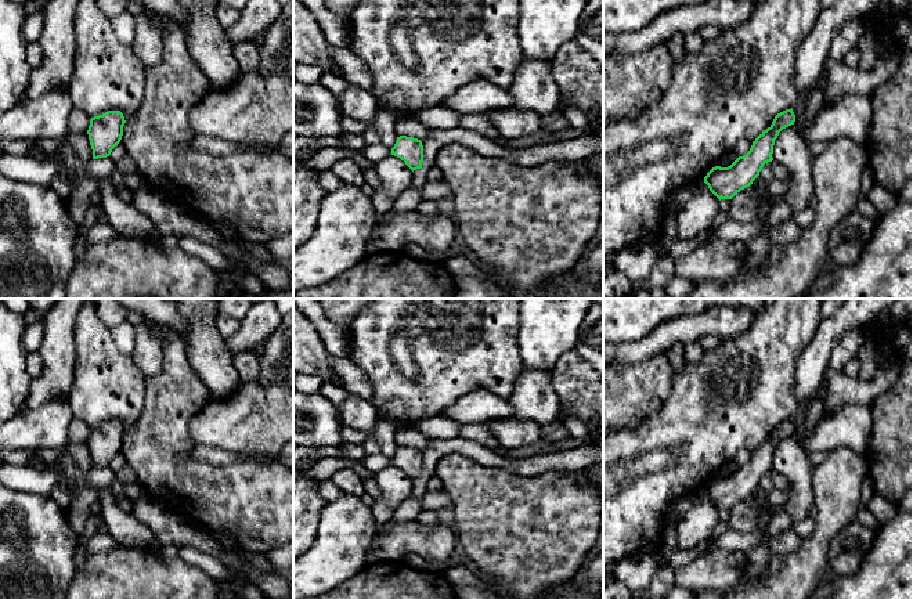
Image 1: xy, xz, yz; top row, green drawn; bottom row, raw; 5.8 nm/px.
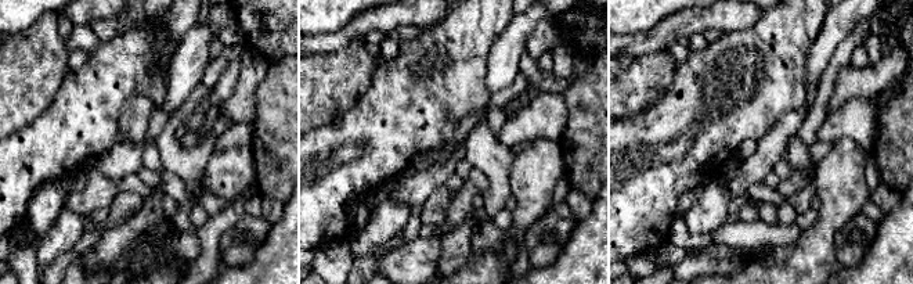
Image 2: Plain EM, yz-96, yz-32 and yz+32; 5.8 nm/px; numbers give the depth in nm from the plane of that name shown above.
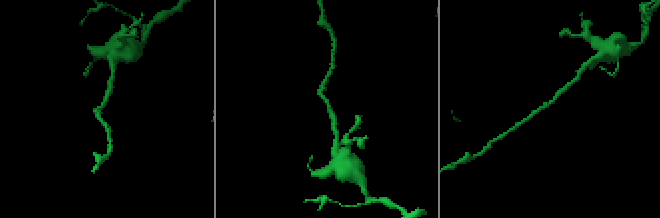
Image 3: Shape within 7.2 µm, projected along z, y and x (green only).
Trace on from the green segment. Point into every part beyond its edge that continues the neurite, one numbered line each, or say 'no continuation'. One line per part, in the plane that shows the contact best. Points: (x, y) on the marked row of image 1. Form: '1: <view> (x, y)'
no continuation

